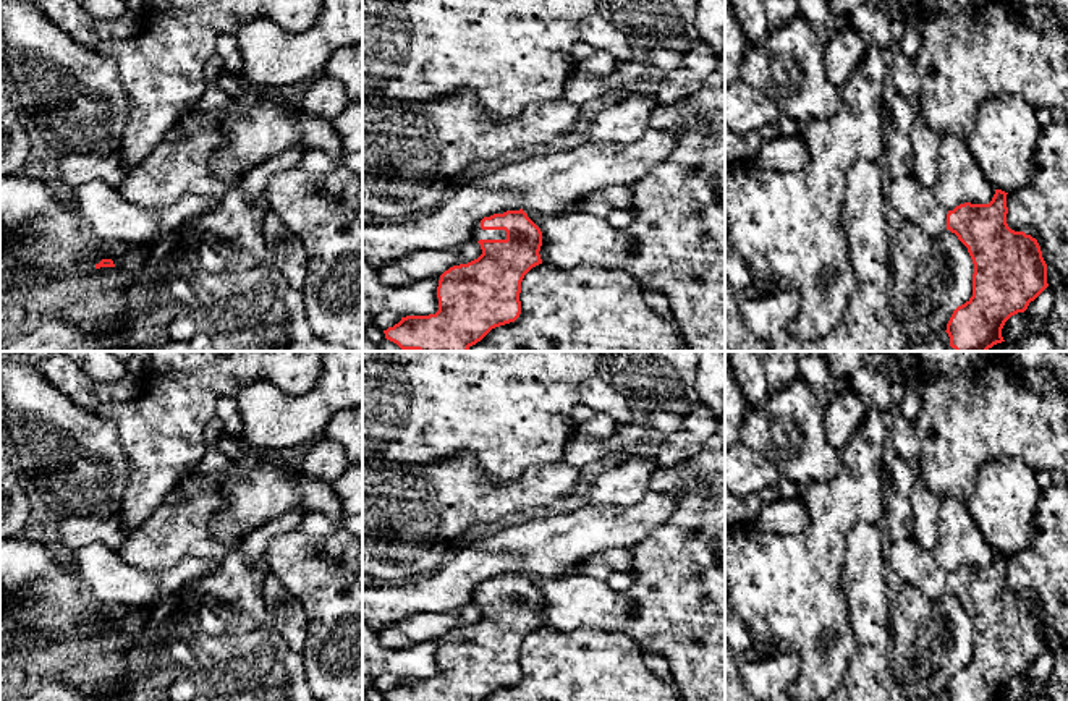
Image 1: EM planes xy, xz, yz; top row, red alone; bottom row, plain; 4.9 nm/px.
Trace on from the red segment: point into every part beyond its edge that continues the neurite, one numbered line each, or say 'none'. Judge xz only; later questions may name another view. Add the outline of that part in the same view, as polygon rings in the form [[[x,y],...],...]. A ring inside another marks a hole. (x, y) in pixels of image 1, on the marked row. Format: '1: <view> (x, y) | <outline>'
1: xz (479, 233) | [[[481,223],[474,227],[473,238],[476,241],[479,240],[506,240],[506,232],[505,230],[482,230]]]

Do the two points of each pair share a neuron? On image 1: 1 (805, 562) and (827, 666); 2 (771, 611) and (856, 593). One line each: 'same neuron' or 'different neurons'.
1: same neuron
2: different neurons

